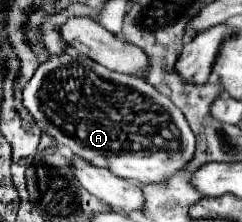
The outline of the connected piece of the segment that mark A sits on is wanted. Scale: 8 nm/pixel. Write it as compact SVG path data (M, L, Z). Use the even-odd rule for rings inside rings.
M67 53L51 55L25 85L23 105L49 137L69 147L73 155L93 163L95 167L105 167L121 179L131 179L145 185L165 183L177 171L185 169L195 155L195 135L185 115L165 95L141 77L109 71L91 59L75 61Z

